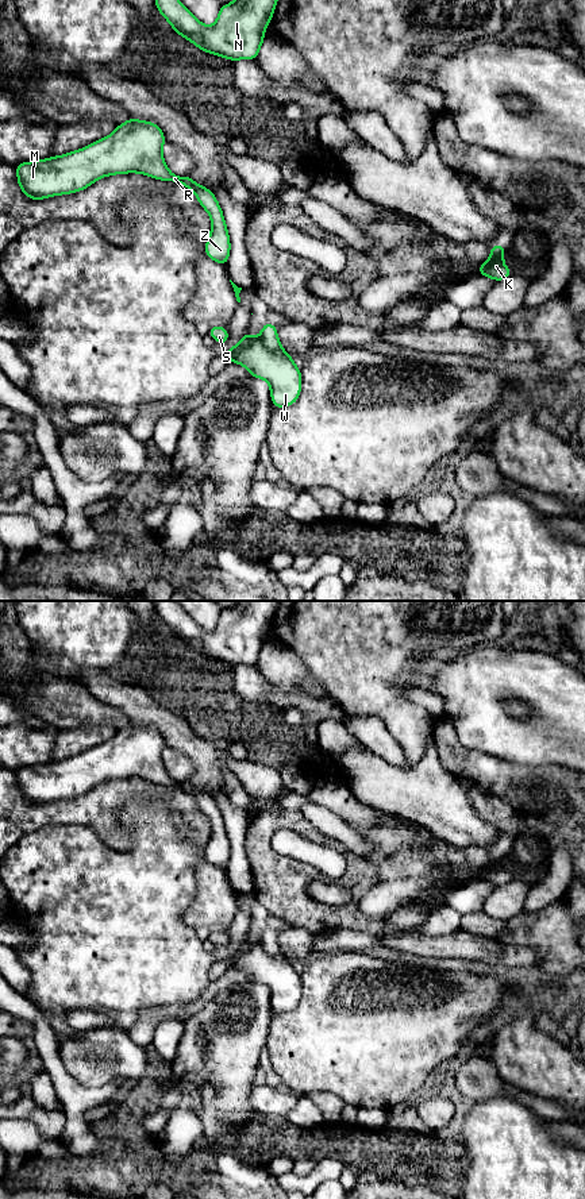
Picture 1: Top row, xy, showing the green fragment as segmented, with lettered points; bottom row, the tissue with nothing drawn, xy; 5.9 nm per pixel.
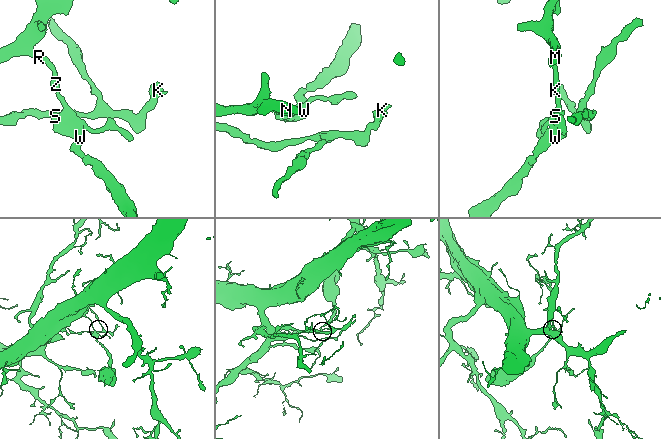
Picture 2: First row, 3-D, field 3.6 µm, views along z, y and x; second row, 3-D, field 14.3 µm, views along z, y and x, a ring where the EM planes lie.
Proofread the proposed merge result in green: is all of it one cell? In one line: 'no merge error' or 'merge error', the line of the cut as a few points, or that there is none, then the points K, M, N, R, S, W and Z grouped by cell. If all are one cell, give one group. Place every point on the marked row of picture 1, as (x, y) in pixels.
merge error; cut xy (260, 336), (269, 350), (284, 353); groups K M N R Z / S W

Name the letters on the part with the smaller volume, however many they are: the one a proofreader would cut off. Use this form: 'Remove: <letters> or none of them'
Remove: S, W

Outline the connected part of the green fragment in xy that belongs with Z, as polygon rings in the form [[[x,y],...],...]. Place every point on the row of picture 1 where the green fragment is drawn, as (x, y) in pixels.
[[[132,116],[116,130],[89,146],[47,159],[15,165],[18,184],[30,200],[43,200],[86,189],[96,180],[112,174],[141,173],[154,180],[178,182],[192,190],[212,221],[205,255],[226,266],[230,236],[222,208],[212,190],[189,176],[174,176],[165,165],[162,130],[153,122]]]

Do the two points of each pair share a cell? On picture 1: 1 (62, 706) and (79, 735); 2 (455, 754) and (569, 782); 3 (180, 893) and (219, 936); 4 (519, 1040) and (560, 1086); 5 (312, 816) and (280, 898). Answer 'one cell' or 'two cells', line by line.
1: two cells
2: one cell
3: two cells
4: one cell
5: two cells

